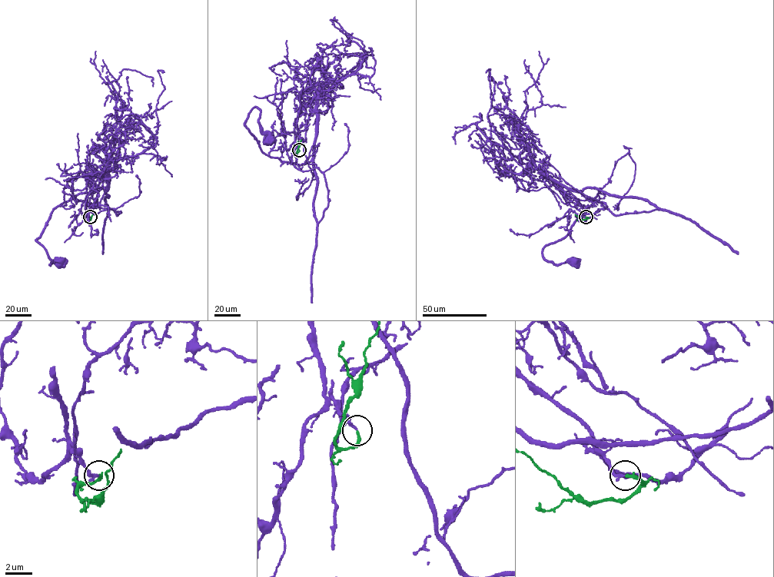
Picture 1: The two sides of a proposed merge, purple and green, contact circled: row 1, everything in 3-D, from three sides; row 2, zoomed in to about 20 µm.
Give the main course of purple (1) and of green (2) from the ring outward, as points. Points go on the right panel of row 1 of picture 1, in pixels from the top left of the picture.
1: (585, 217), (542, 175), (573, 190), (599, 191), (570, 230), (543, 250), (556, 264), (575, 262)
2: (585, 217), (587, 218), (580, 219), (575, 214)

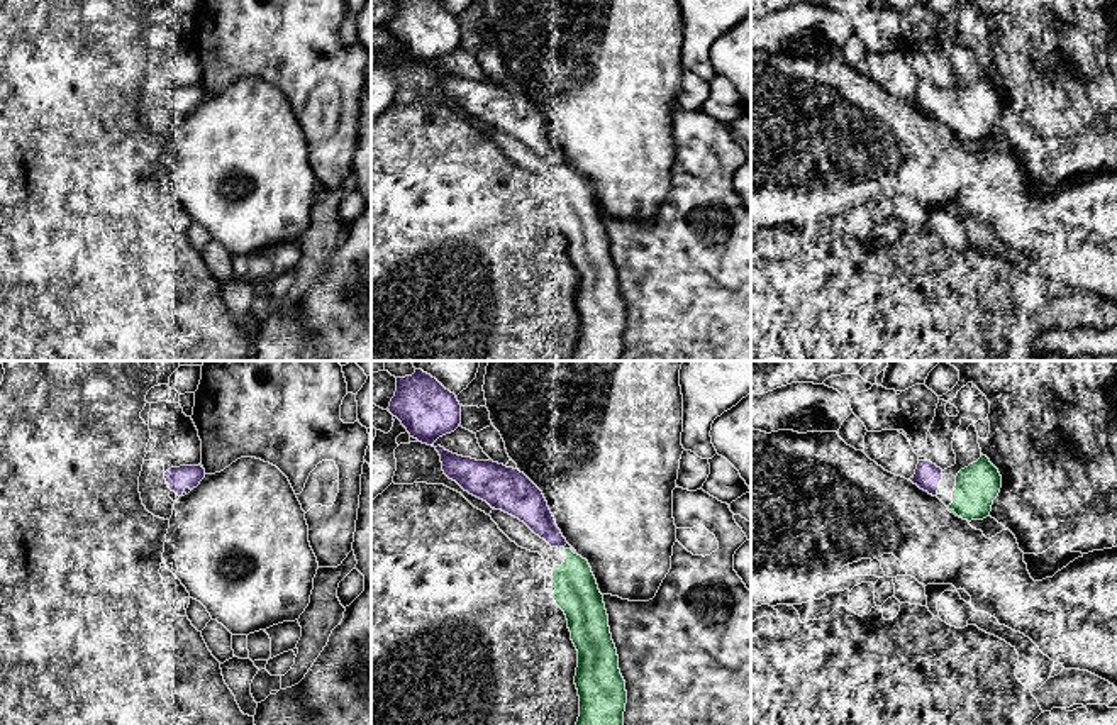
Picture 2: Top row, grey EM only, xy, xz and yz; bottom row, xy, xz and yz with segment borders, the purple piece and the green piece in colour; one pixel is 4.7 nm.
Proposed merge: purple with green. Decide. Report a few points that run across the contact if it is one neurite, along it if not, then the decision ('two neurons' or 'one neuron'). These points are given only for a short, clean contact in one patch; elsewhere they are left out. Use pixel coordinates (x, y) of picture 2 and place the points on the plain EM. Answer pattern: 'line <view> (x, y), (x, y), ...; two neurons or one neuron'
one neuron

